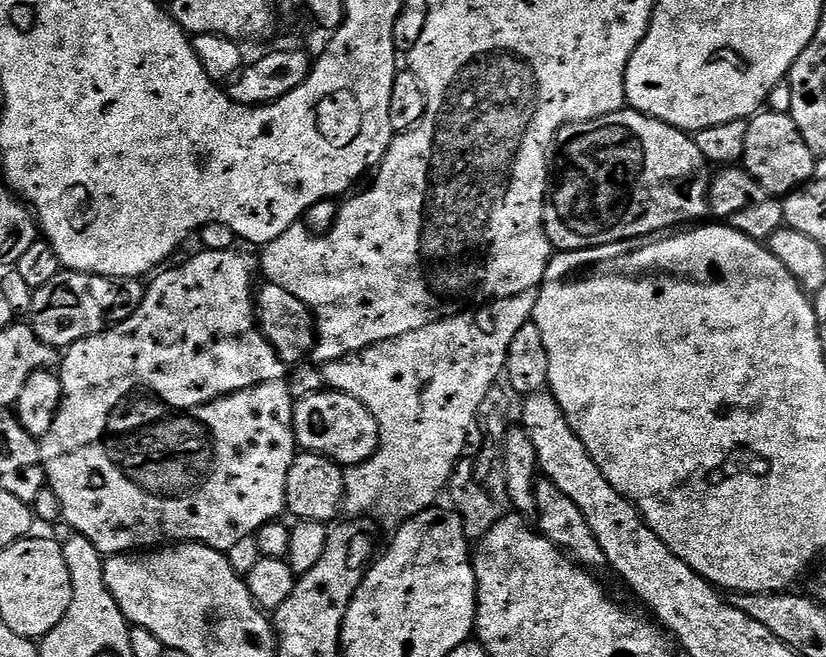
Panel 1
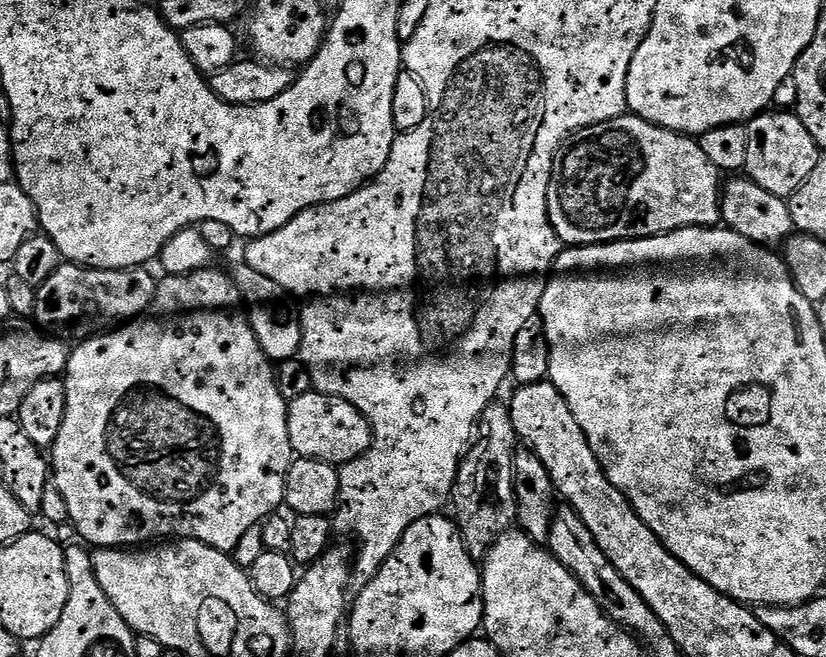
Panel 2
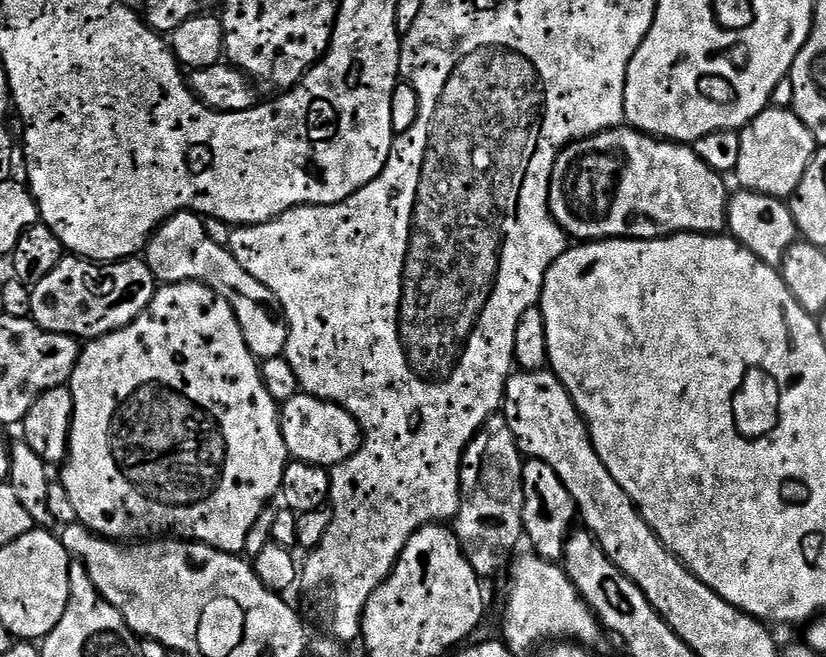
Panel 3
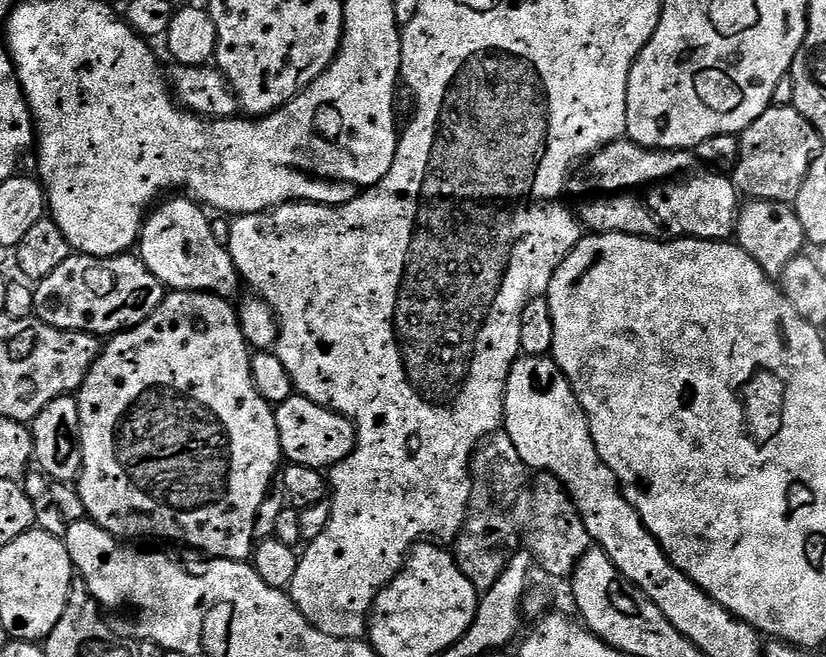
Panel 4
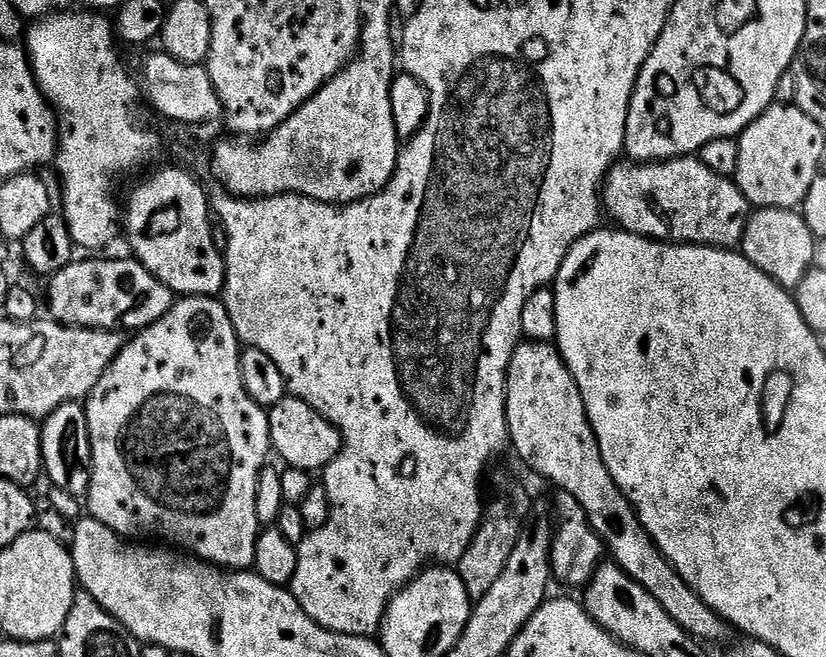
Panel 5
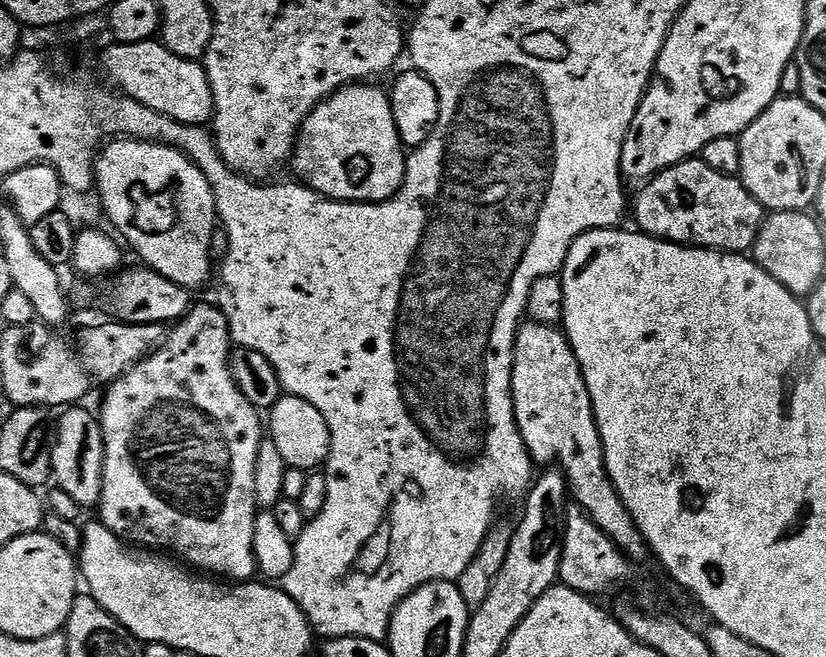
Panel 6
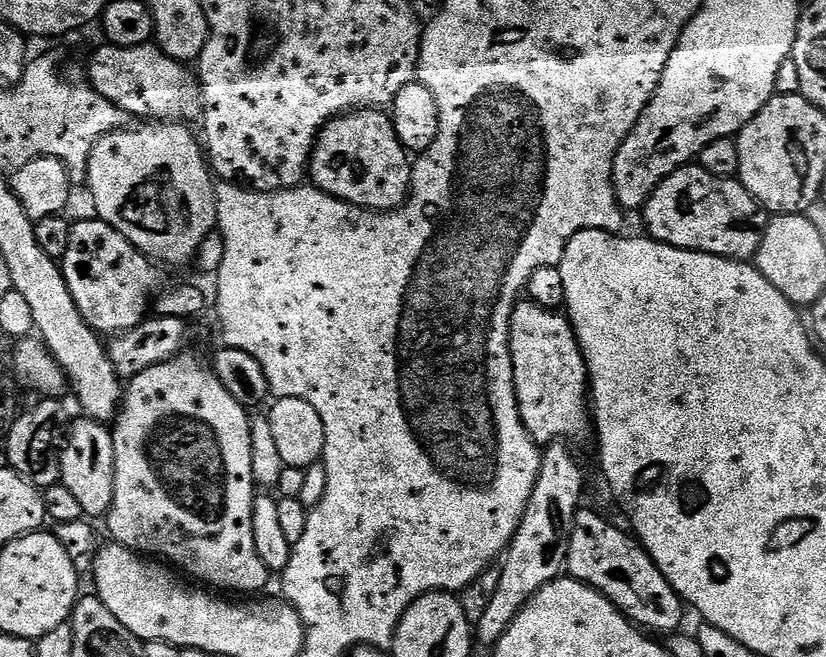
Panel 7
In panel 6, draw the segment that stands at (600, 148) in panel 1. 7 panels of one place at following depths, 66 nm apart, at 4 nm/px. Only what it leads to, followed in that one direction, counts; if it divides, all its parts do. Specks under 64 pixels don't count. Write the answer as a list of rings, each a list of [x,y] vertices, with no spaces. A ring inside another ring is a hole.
[[[699,158],[670,166],[641,188],[636,196],[635,227],[672,244],[744,254],[755,245],[764,225],[766,209],[744,189],[744,183],[735,176],[710,170]]]

